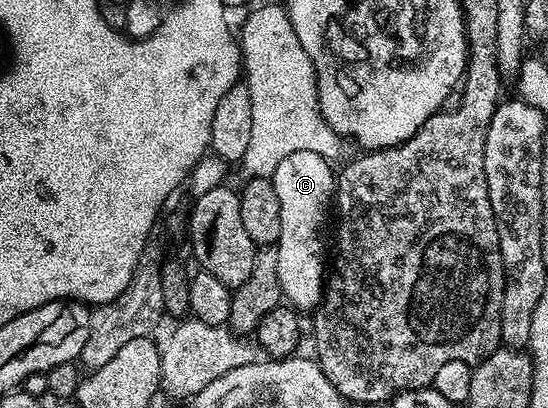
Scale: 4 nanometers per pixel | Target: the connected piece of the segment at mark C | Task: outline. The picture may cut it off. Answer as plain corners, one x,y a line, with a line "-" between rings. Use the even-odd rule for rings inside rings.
292,152
292,156
284,156
284,160
280,160
280,164
276,168
276,172
272,175
272,181
276,188
276,196
280,199
280,236
276,243
276,249
278,252
278,275
280,276
280,288
282,289
283,299
293,309
299,312
313,311
315,307
321,303
324,293
324,277
322,278
322,229
326,226
326,213
331,213
332,199
336,194
336,170
327,159
316,156
316,152

